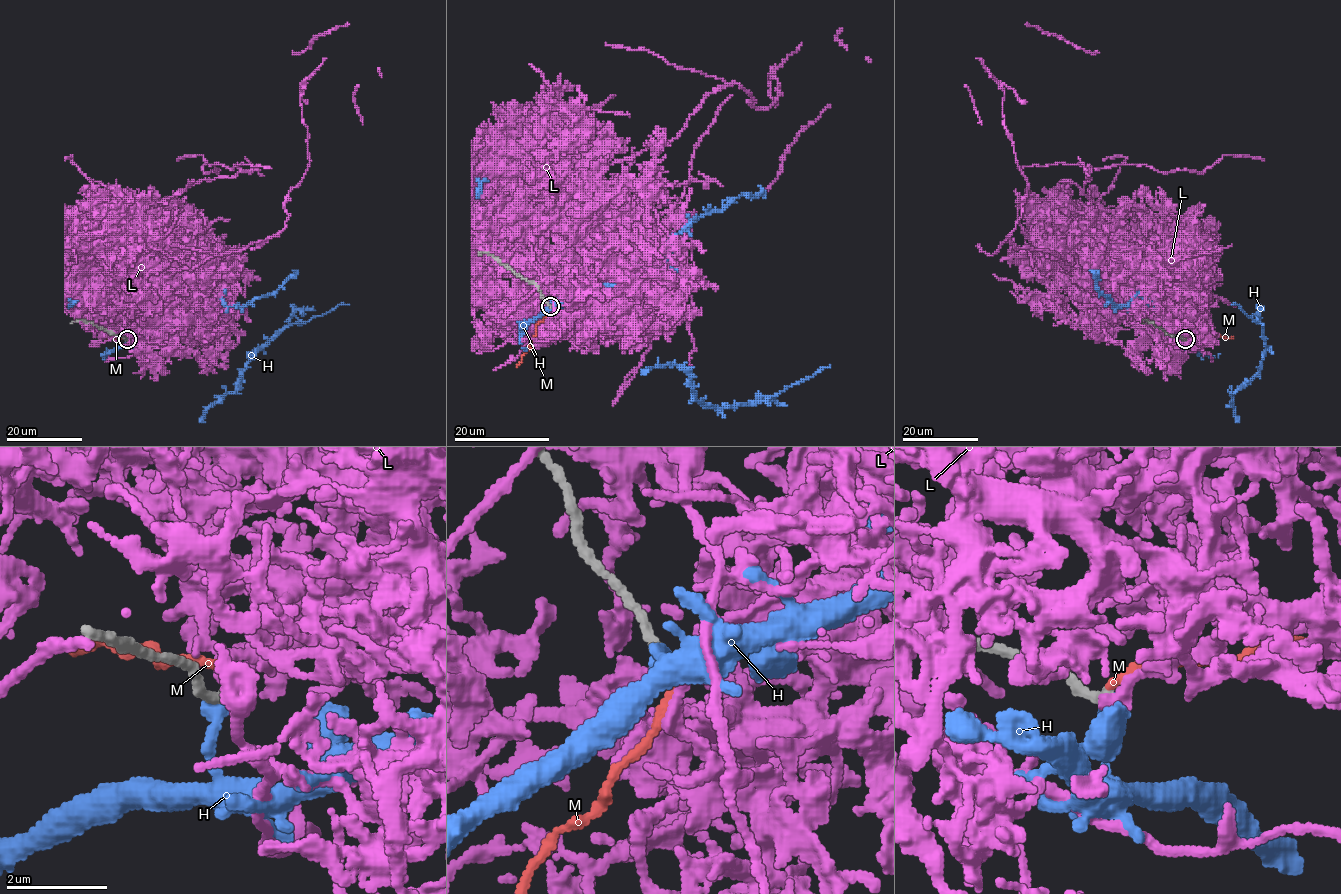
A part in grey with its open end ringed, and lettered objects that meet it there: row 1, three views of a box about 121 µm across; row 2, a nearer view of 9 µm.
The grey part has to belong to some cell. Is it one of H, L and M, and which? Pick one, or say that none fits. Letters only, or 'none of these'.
none of these

